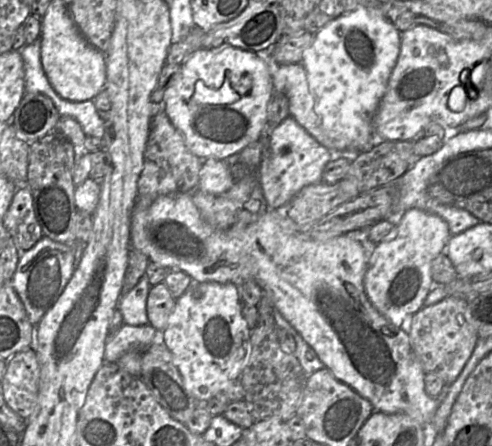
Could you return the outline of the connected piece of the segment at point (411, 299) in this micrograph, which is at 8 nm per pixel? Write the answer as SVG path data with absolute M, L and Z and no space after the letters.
M411 208L399 215L399 222L390 238L377 243L364 275L364 289L370 303L394 326L400 327L407 315L424 306L434 282L432 261L445 251L451 236L447 223L439 216Z

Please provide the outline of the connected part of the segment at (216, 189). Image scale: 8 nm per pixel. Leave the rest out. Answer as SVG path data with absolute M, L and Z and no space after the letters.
M204 159L199 174L197 189L210 193L221 194L229 190L235 183L231 172L223 160Z

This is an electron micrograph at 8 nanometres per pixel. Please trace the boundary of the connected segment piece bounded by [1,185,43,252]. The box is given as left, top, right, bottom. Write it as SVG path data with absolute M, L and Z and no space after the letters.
M27 185L17 187L1 225L19 252L30 249L43 236Z

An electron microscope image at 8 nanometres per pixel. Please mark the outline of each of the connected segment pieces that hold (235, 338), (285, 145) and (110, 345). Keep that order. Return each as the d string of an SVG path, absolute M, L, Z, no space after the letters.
M194 282L176 299L162 330L165 346L187 391L200 403L220 393L240 376L250 352L251 329L241 313L239 286L233 283Z
M291 116L271 129L269 150L256 169L268 209L288 205L291 199L303 187L322 181L325 165L334 158L334 154L318 143Z
M123 324L106 342L105 363L116 363L131 349L147 348L153 342L156 331L150 324L143 326Z

